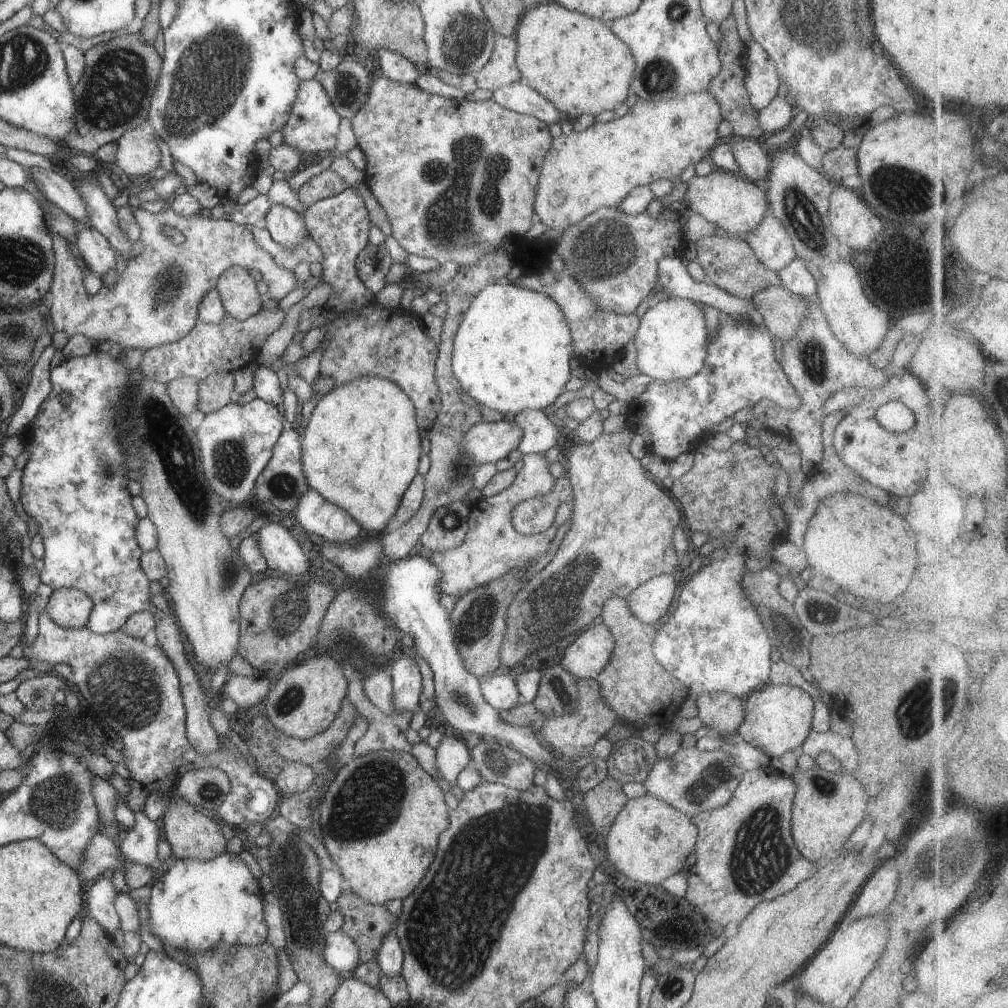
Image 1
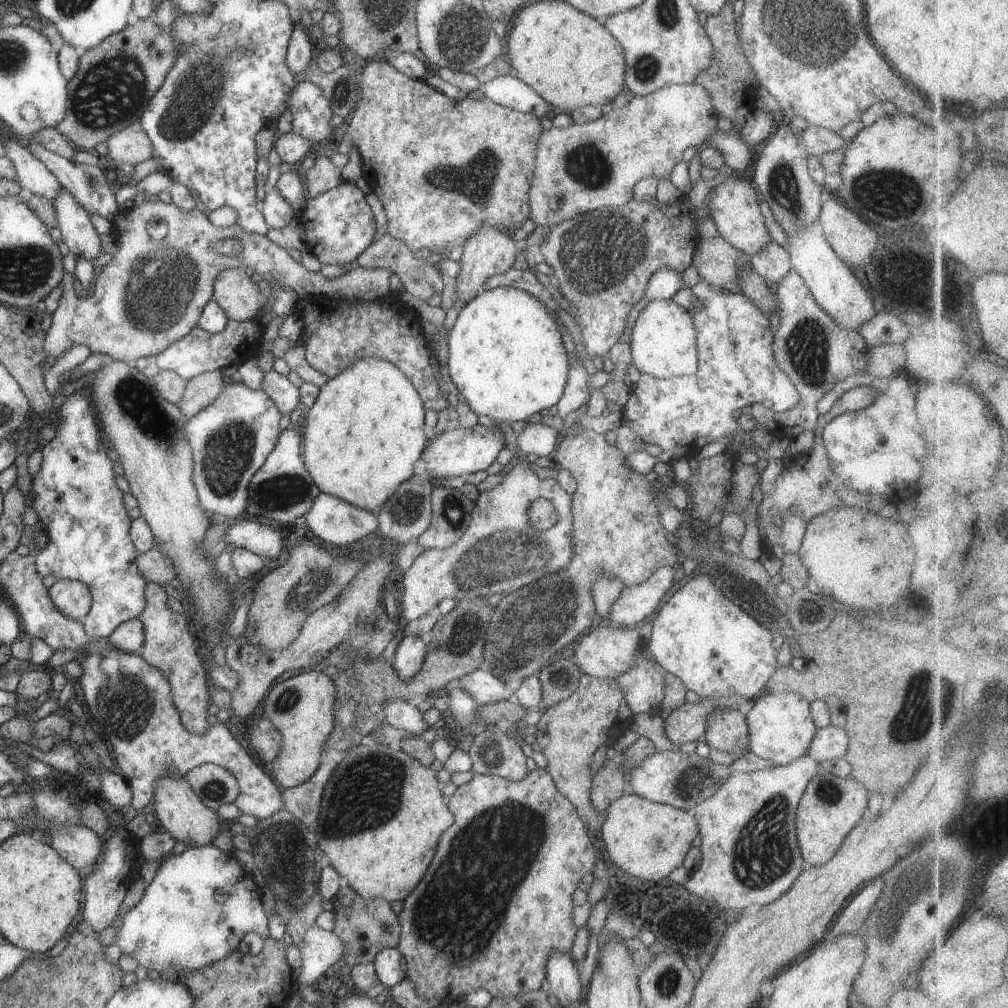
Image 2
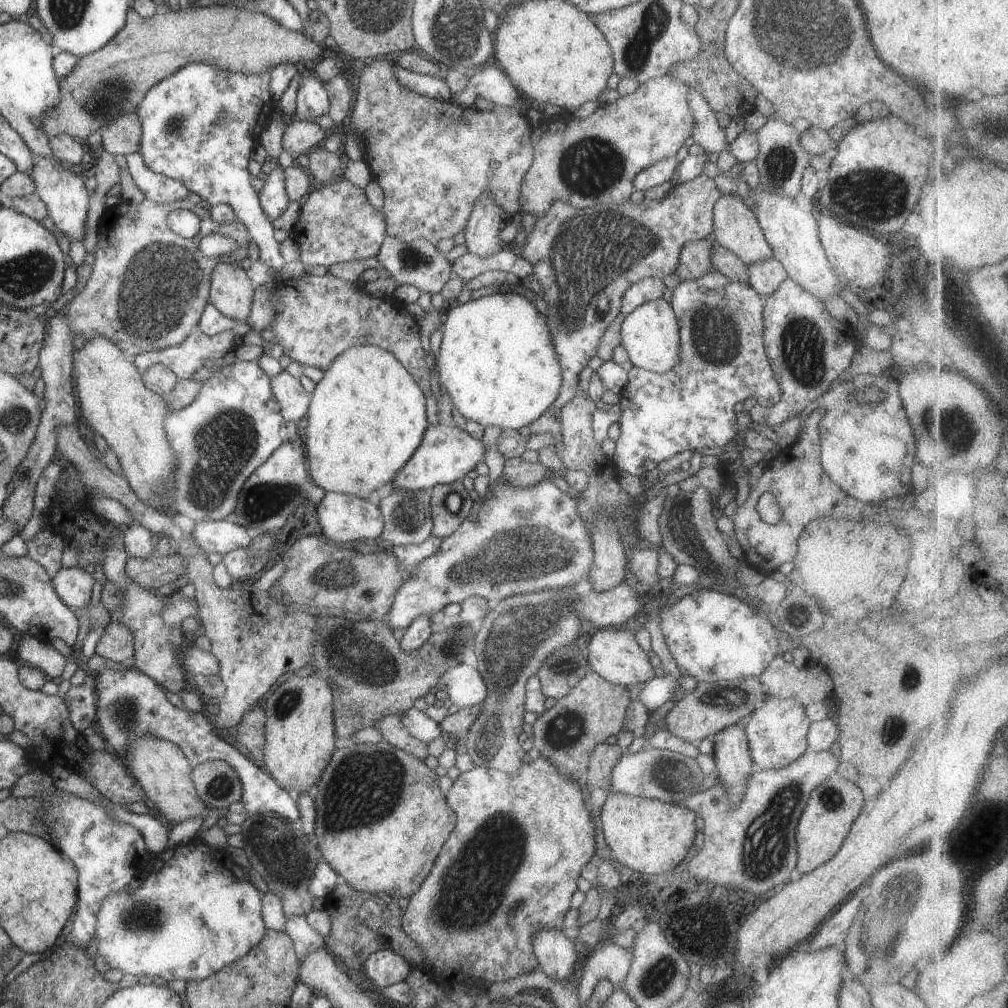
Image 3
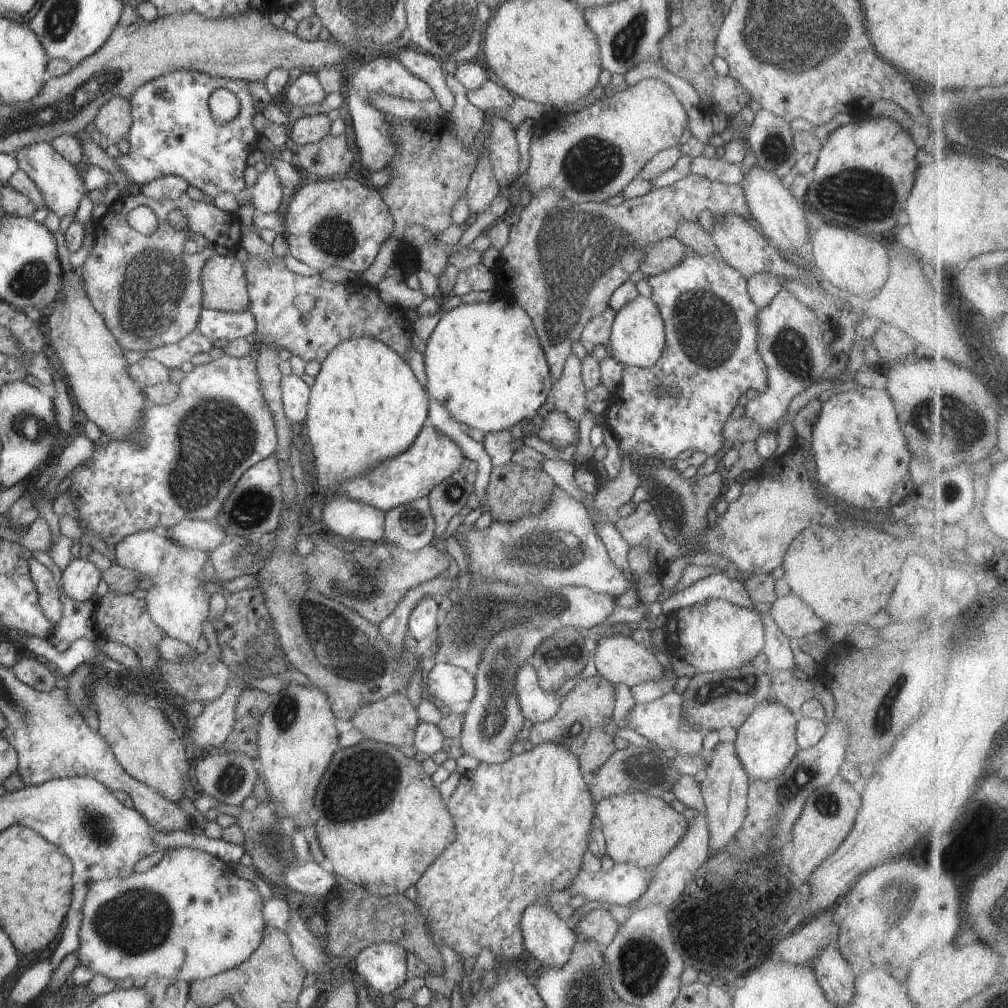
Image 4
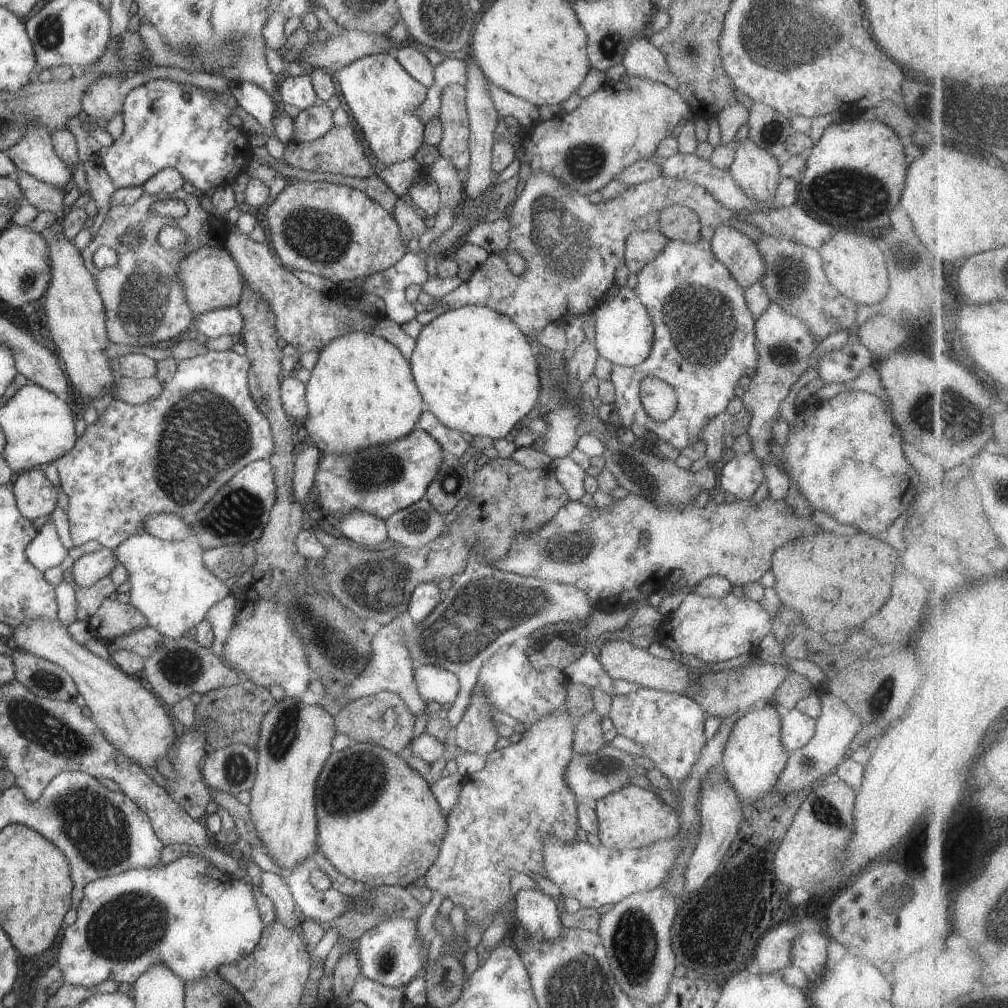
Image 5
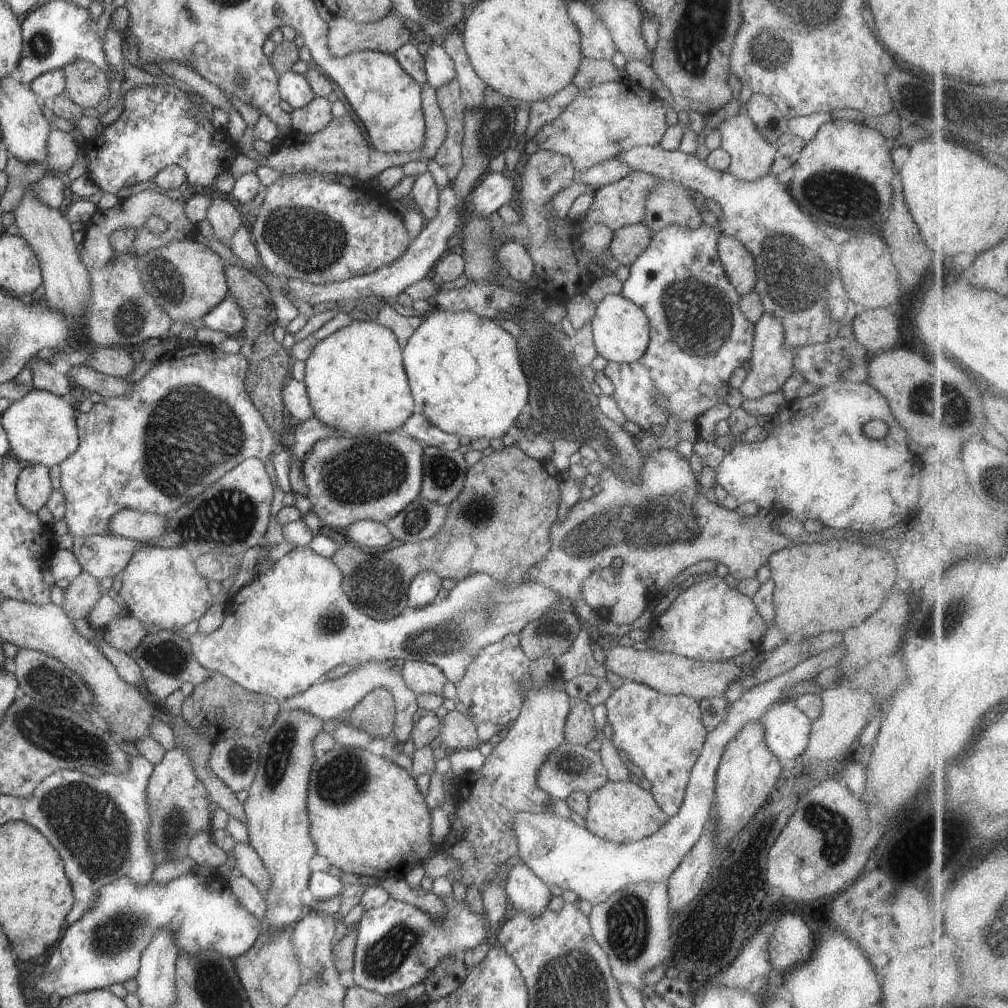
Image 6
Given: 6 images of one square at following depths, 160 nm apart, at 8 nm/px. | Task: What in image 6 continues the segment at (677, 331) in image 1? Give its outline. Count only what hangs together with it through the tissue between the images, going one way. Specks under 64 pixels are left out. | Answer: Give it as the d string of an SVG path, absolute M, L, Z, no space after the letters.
M609 295L595 304L592 311L594 315L594 318L591 320L592 335L599 356L602 356L607 362L611 361L619 364L635 362L638 361L638 358L642 358L642 354L648 348L650 333L649 321L642 308L620 295Z

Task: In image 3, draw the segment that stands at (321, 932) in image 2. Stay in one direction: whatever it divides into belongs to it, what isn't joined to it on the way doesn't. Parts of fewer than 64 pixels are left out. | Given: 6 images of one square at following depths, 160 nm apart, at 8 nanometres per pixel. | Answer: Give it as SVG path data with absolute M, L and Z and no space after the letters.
M288 917L285 932L293 940L299 966L310 953L327 949L326 938L308 924L306 917Z

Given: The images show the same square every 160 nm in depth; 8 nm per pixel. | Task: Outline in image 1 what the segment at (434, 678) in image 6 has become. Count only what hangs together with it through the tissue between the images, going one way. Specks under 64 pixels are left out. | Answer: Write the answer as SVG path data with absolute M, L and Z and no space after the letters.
M514 673L480 676L478 682L480 682L483 697L496 712L511 710L514 706L517 706L520 694L514 680Z

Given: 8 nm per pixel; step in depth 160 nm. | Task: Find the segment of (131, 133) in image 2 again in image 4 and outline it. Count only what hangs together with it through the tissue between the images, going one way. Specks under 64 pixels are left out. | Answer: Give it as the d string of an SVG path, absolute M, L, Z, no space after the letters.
M114 96L109 103L98 112L94 120L96 130L100 131L104 145L117 145L125 140L132 126L131 104L126 98Z

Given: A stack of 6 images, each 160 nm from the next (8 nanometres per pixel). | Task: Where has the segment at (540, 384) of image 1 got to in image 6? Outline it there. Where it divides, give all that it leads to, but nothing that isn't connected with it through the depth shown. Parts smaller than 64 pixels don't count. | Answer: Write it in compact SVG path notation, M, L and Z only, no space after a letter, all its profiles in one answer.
M434 308L424 316L422 324L401 349L415 411L421 412L430 424L448 434L472 441L503 438L528 404L529 384L521 368L517 340L492 319L482 318L474 312L452 313Z

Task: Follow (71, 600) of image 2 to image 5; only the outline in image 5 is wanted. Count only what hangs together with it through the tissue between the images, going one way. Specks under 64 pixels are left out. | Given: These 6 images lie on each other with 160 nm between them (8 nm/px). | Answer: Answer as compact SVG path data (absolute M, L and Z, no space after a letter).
M101 548L98 552L83 554L73 566L74 582L77 586L94 586L102 578L108 577L117 563L117 554L112 549Z

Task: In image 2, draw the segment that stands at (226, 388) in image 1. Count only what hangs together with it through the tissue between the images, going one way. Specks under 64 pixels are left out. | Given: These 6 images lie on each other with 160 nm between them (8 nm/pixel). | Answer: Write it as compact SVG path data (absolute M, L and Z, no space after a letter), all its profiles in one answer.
M227 371L205 372L188 380L181 399L181 409L188 418L208 408L221 395L225 387Z

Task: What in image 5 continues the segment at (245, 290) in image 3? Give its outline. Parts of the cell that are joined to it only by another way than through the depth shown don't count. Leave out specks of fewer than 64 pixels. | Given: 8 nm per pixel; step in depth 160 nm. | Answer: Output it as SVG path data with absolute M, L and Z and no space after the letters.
M200 246L198 250L194 248L194 252L188 252L184 256L176 276L182 284L186 306L190 306L195 315L220 308L238 307L244 290L244 279L238 272L232 256L222 246L217 248Z

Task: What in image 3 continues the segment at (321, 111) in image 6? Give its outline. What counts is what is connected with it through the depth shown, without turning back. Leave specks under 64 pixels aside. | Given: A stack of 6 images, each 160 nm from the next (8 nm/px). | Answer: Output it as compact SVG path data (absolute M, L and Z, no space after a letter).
M293 119L285 128L281 143L283 150L289 152L294 159L302 162L304 153L312 146L328 138L328 132L321 128L316 122L298 121Z

